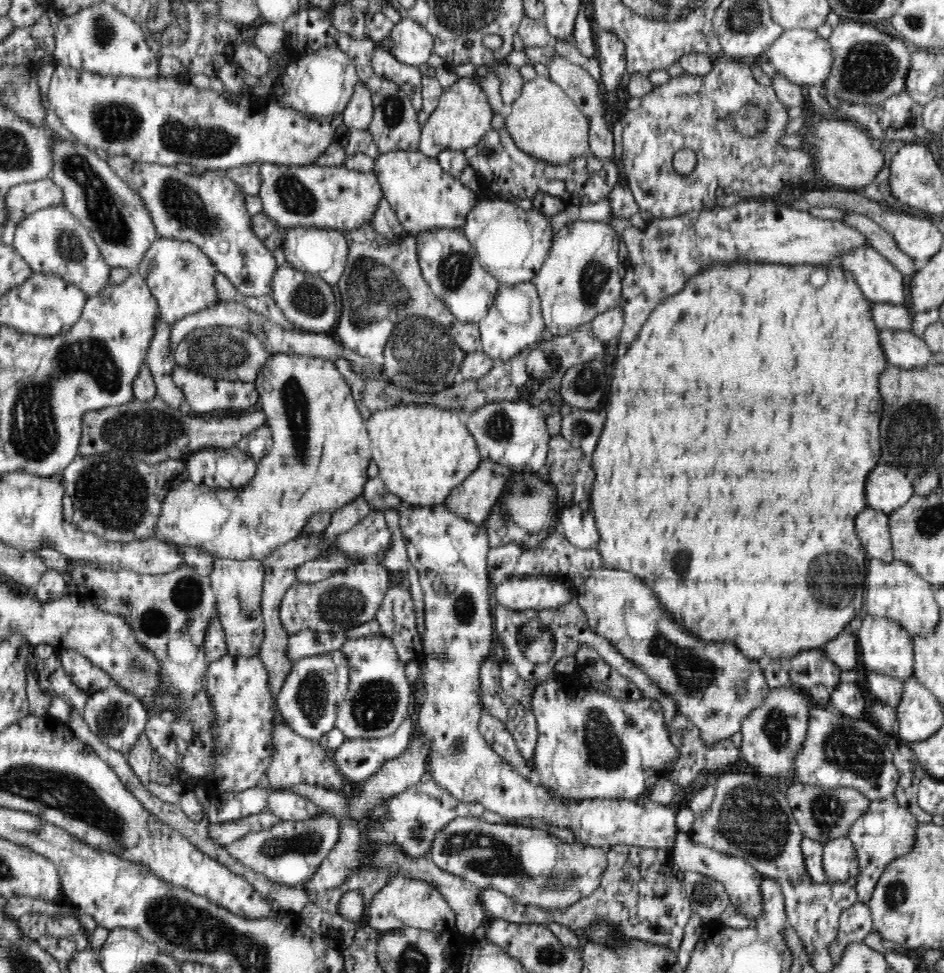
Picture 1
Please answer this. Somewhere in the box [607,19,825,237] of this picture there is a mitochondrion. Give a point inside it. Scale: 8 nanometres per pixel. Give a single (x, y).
(741, 123)

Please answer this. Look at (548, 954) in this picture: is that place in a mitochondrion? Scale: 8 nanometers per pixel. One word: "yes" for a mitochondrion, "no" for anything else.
yes

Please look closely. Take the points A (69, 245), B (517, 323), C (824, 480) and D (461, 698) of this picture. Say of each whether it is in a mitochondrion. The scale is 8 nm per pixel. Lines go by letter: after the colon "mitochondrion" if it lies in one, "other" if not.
A: mitochondrion
B: other
C: other
D: other

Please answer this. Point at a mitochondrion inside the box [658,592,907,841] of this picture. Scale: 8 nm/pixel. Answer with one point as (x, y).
(855, 752)

